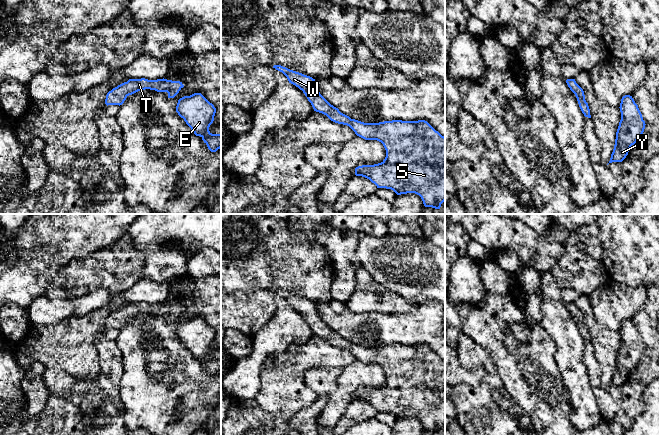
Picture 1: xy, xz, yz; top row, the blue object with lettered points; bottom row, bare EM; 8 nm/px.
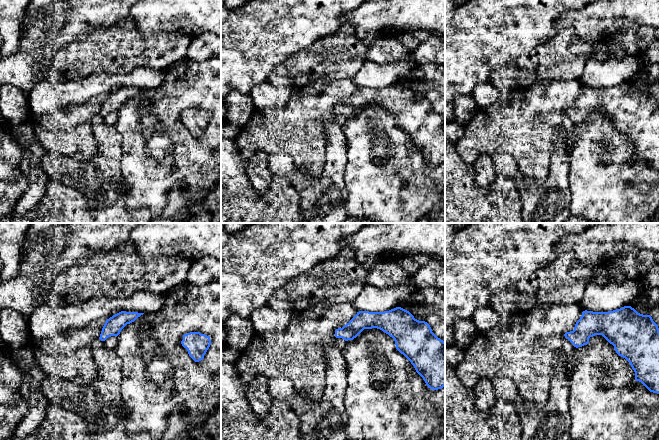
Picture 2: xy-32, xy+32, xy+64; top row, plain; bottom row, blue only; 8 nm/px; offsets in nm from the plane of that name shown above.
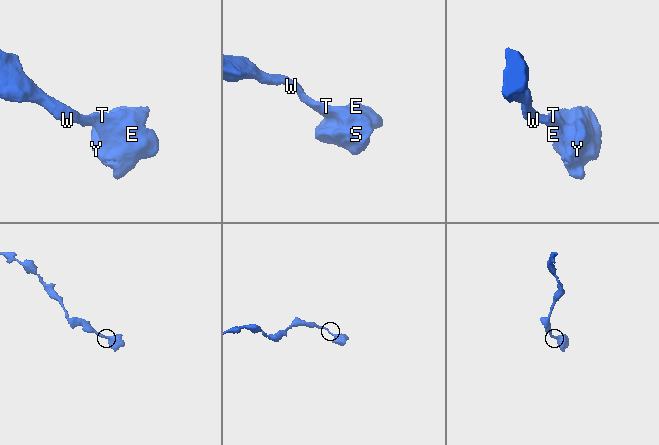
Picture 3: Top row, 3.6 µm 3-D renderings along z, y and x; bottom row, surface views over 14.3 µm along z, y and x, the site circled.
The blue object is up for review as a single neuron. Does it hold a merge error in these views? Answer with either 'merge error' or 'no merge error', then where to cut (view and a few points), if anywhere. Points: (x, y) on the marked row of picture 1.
no merge error; no cut

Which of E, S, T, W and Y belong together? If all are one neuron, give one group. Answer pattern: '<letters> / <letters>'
E S T W Y

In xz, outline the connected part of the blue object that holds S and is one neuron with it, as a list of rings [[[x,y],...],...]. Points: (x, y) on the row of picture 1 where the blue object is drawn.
[[[274,65],[273,68],[282,72],[289,83],[303,91],[314,111],[326,115],[335,123],[349,126],[357,136],[365,140],[377,140],[383,144],[386,150],[385,159],[378,164],[356,167],[356,176],[369,179],[377,188],[391,189],[397,195],[415,193],[421,197],[425,207],[440,209],[441,204],[445,201],[445,137],[427,121],[392,120],[364,123],[351,119],[320,94],[315,79],[312,77],[281,65]]]

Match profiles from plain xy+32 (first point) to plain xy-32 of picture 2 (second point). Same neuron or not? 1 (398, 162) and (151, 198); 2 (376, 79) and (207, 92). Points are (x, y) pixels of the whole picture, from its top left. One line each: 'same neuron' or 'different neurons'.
1: same neuron
2: different neurons

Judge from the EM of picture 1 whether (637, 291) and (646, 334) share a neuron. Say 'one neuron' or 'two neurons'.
two neurons

